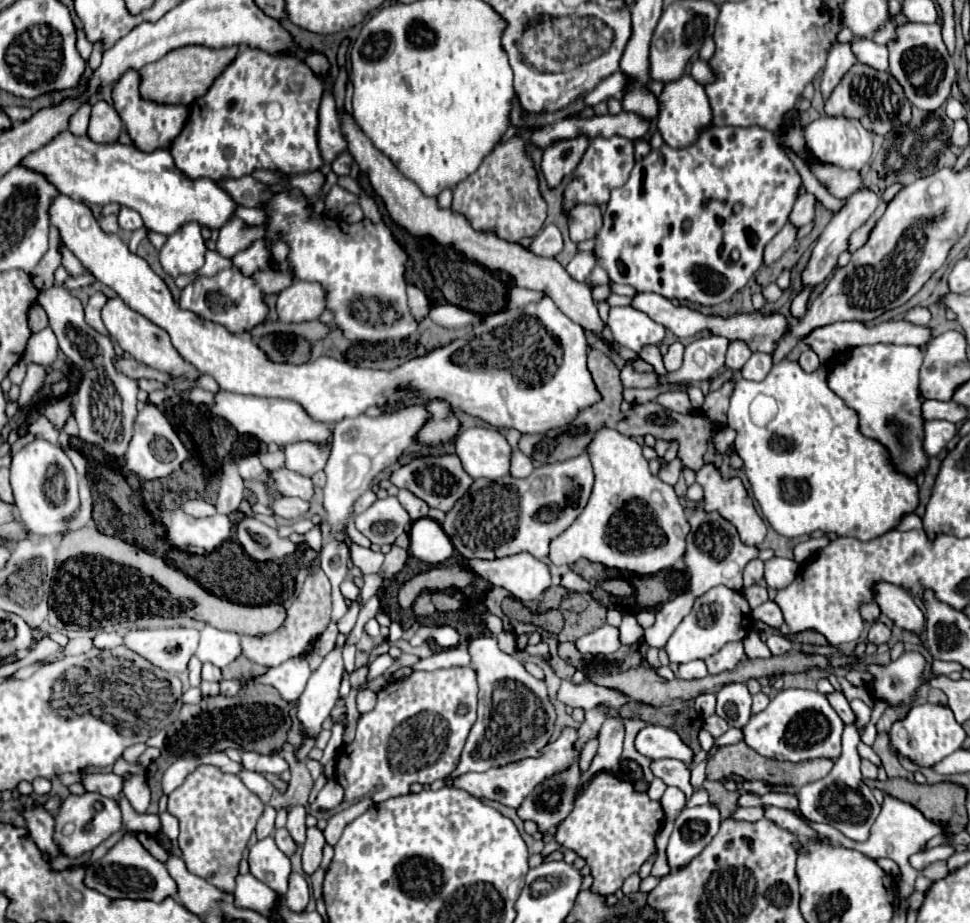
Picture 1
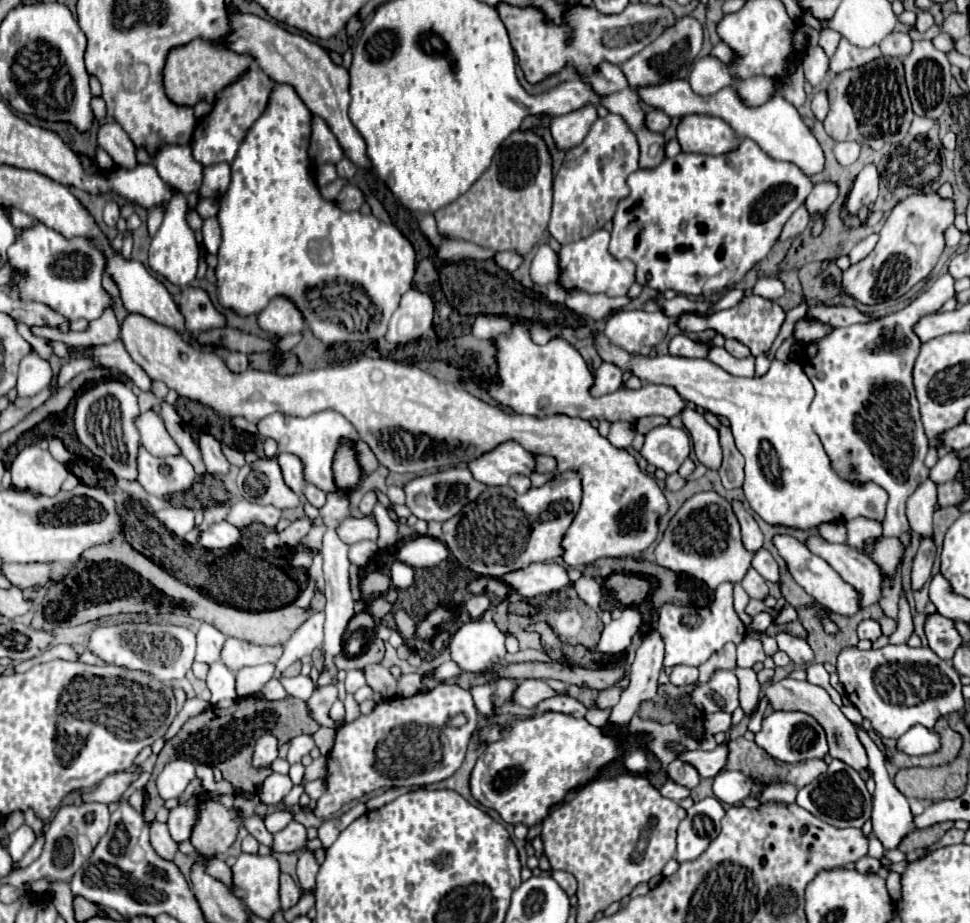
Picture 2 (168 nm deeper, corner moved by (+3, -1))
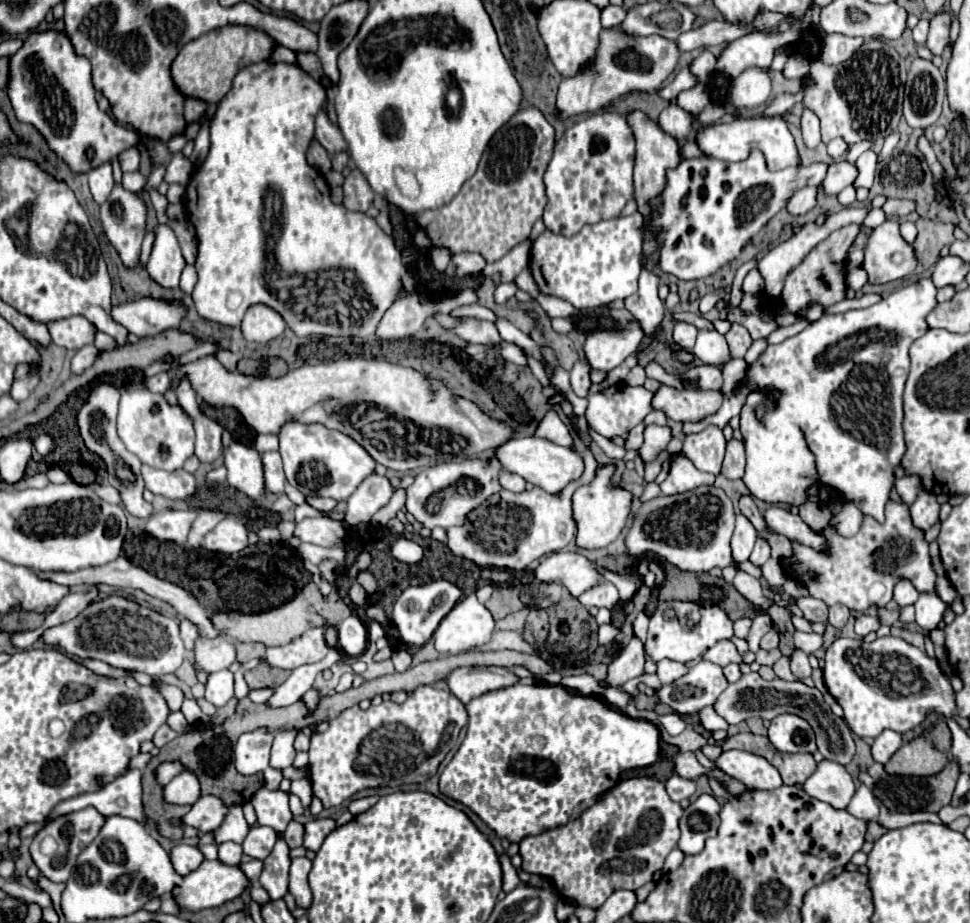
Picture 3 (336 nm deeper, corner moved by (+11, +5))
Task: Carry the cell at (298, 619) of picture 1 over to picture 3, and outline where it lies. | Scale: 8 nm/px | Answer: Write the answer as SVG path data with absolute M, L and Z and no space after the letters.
M220 636L216 642L198 638L194 642L194 670L196 672L218 672L228 668L236 660L236 646L230 638Z

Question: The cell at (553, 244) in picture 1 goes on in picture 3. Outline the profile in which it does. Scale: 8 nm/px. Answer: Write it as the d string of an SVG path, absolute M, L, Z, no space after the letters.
M462 252L462 254L454 254L446 266L446 274L448 276L468 276L468 274L476 274L486 266L484 258L480 258L480 254L474 252Z

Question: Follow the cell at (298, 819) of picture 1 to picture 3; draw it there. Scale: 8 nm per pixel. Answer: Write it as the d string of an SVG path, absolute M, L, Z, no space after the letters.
M252 826L246 840L242 842L242 850L250 858L264 860L272 852L274 842L276 842L276 830L268 826Z

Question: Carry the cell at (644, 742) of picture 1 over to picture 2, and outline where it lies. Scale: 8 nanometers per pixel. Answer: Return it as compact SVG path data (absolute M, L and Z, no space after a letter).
M680 740L680 742L668 742L666 746L668 746L670 750L674 750L676 756L678 756L682 762L692 764L702 778L714 778L714 776L722 770L722 766L726 764L726 754L728 754L726 744L720 744L720 746L718 746L716 750L712 750L712 752L688 750L682 740Z

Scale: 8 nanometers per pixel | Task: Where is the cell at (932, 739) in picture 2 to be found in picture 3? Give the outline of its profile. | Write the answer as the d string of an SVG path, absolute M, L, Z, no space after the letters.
M884 730L878 738L874 738L870 750L872 750L872 758L874 762L886 764L890 760L890 756L902 746L902 736L894 730Z

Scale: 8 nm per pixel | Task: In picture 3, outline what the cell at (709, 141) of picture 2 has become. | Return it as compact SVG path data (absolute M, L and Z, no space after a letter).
M782 116L774 118L756 118L756 120L732 120L726 124L716 124L704 128L696 136L698 146L712 158L726 160L726 162L742 162L750 156L752 150L758 150L766 158L768 170L782 170L788 166L800 166L800 154Z

